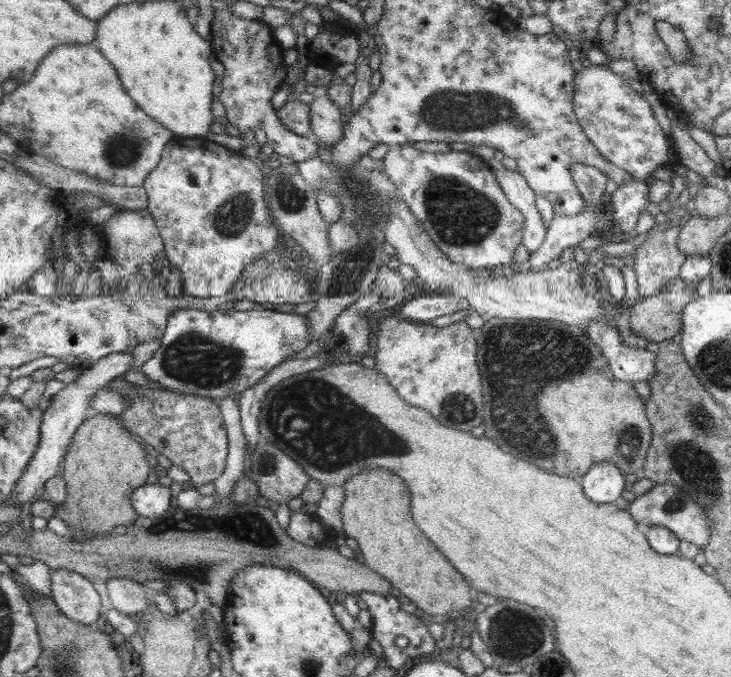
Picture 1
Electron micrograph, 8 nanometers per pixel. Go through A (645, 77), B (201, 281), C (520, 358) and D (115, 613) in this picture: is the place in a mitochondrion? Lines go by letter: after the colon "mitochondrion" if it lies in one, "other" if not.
A: other
B: other
C: mitochondrion
D: other

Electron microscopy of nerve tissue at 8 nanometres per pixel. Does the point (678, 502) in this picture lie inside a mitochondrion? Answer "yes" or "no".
yes

